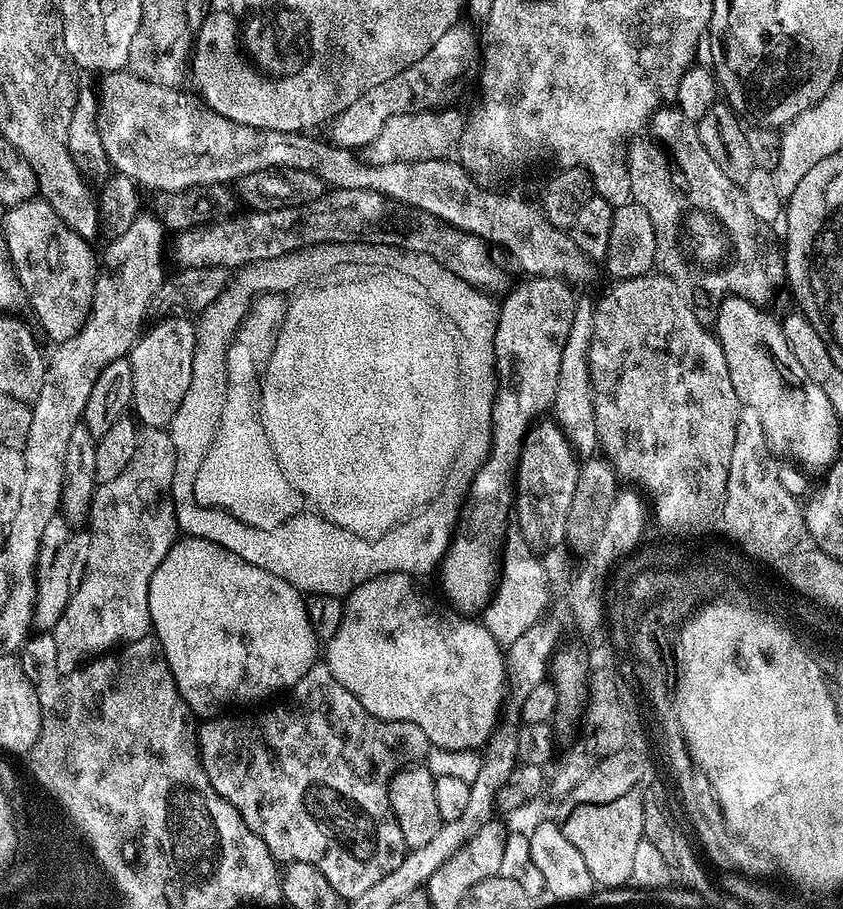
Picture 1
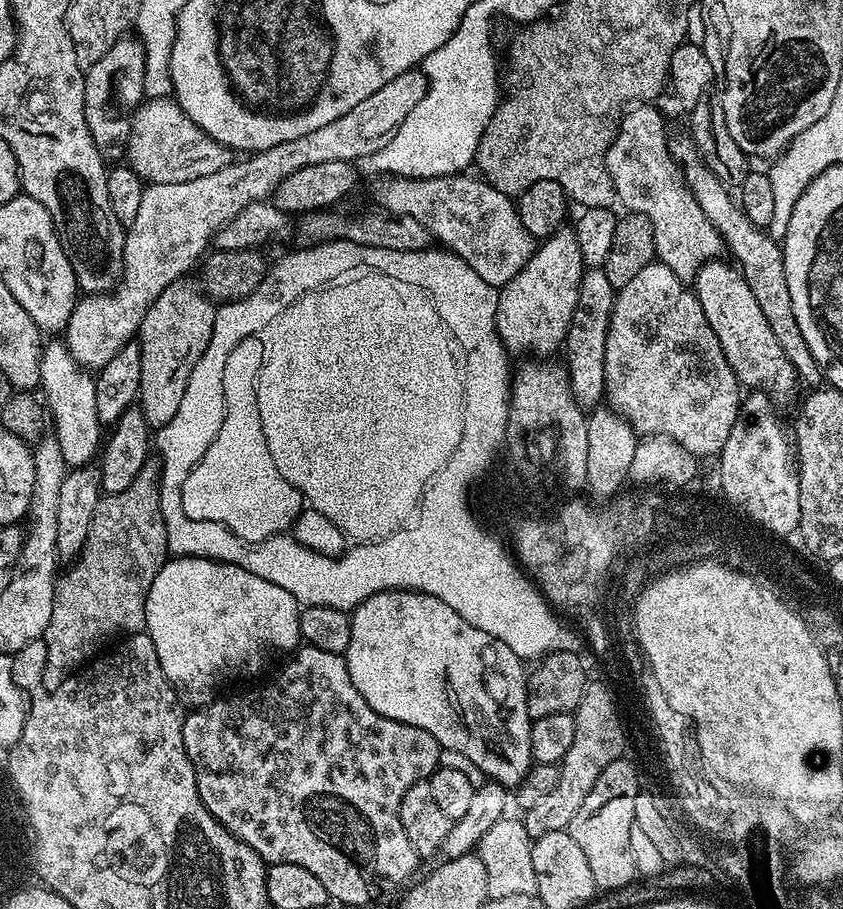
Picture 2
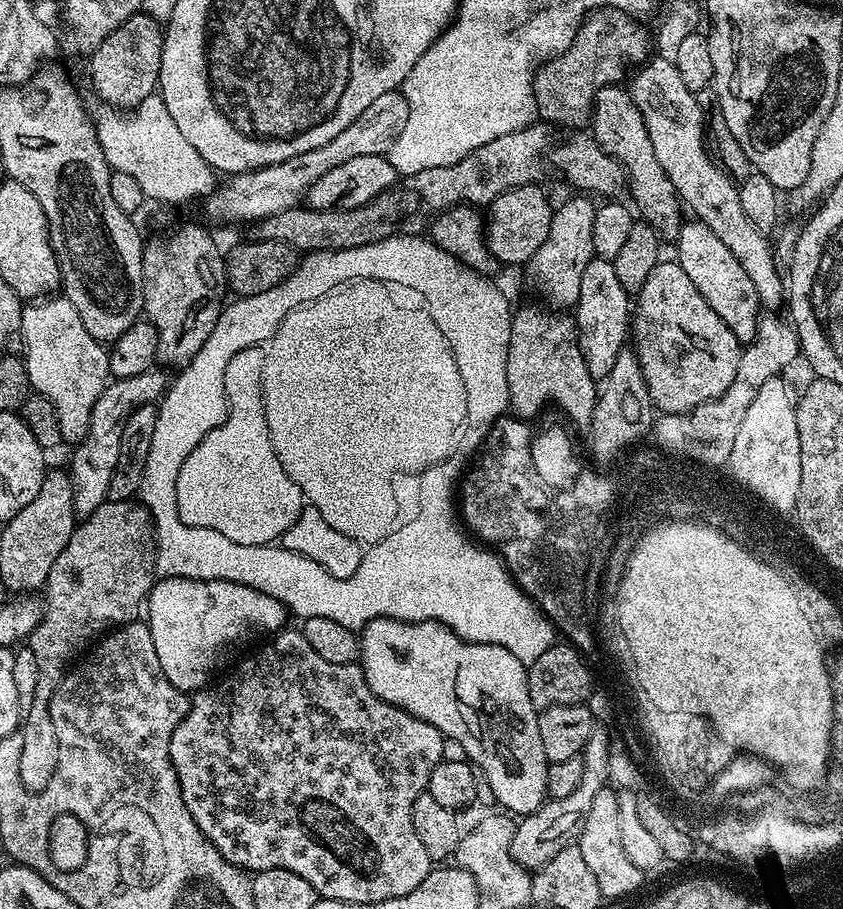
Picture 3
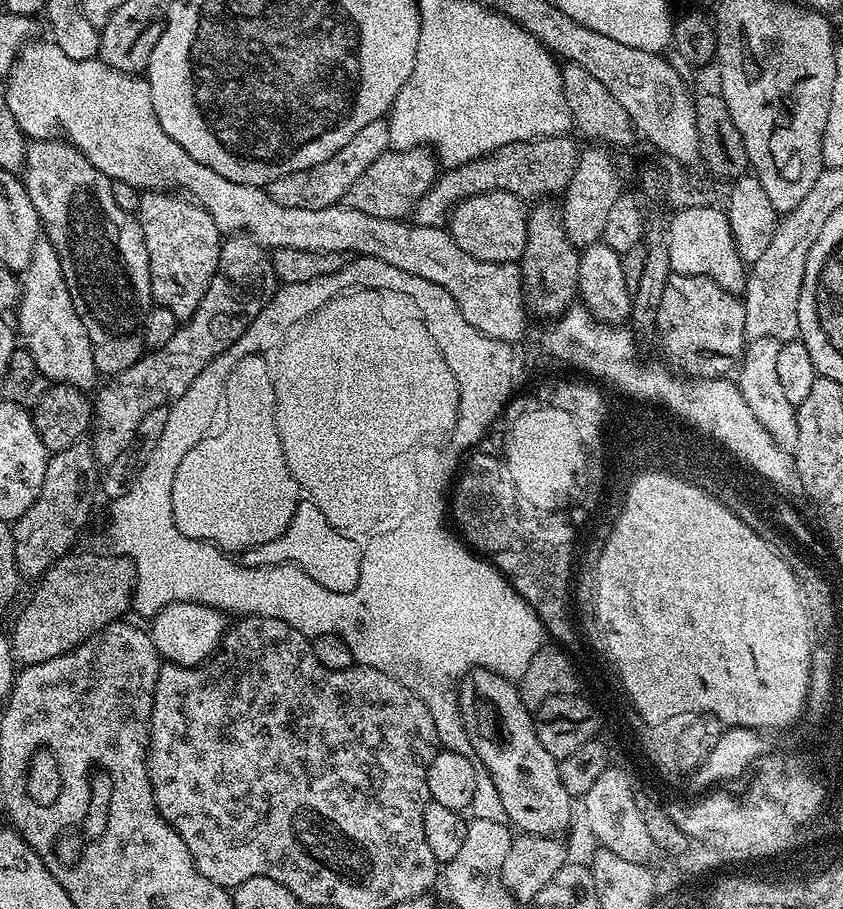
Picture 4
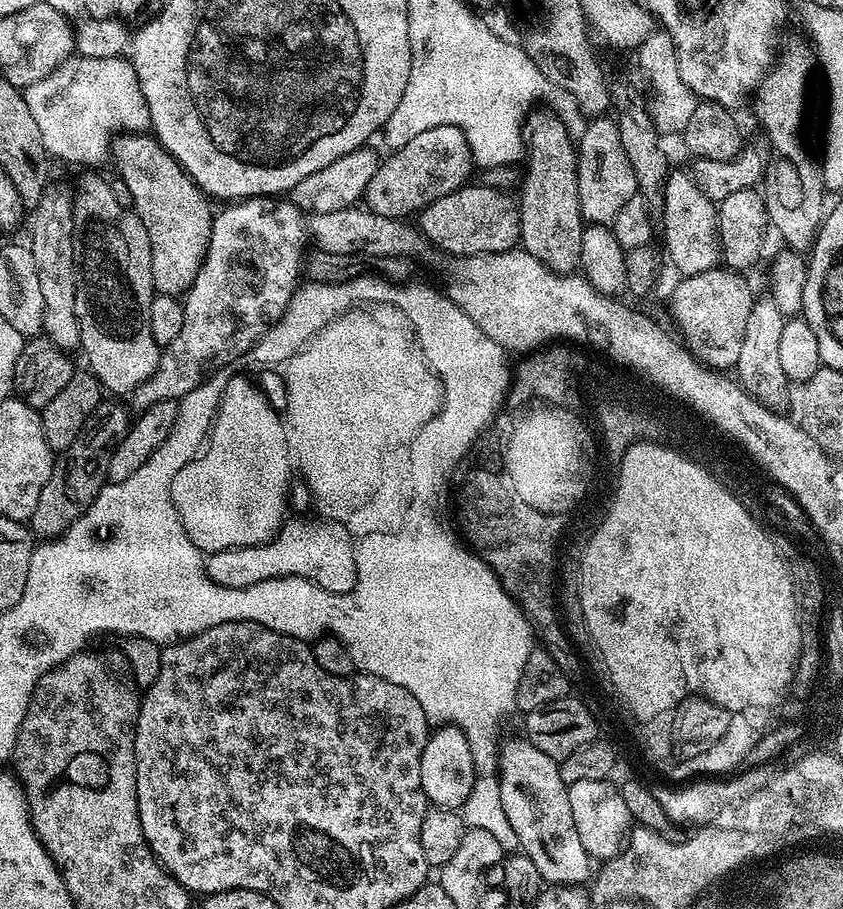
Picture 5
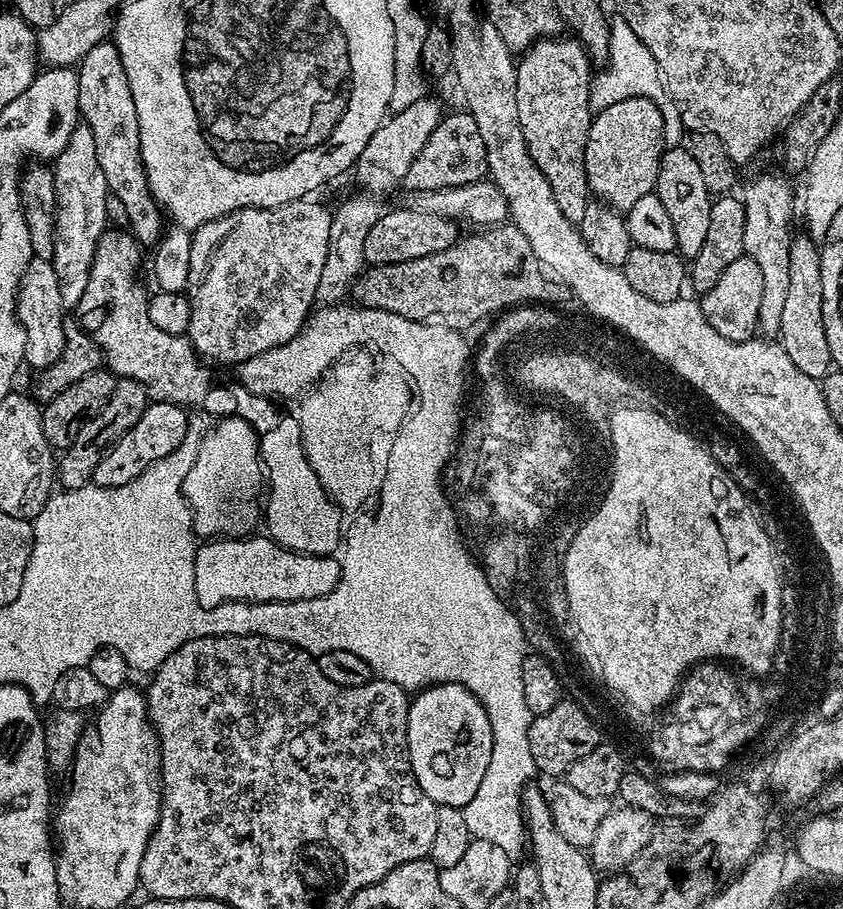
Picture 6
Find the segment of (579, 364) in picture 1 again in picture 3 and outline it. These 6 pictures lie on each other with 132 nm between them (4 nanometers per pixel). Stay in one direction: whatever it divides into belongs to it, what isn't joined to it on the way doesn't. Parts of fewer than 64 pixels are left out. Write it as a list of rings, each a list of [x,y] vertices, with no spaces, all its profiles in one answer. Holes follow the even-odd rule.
[[[593,258],[582,273],[582,290],[574,309],[576,341],[580,344],[582,358],[593,380],[603,381],[614,370],[618,354],[626,346],[630,336],[630,294],[618,282],[611,260]],[[625,339],[625,340],[624,340]]]

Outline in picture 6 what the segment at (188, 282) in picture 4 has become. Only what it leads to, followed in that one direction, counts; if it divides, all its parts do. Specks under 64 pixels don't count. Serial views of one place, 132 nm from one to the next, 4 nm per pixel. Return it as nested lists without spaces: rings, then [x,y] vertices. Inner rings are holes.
[[[107,39],[96,44],[90,54],[80,59],[76,77],[80,114],[83,123],[94,134],[98,166],[102,166],[109,193],[115,199],[117,196],[121,206],[128,211],[128,220],[132,223],[130,231],[141,245],[159,245],[166,228],[166,220],[162,215],[161,205],[148,185],[148,175],[140,157],[138,110],[134,106],[134,94],[130,94],[126,66],[122,66],[122,54],[116,49],[115,43]]]

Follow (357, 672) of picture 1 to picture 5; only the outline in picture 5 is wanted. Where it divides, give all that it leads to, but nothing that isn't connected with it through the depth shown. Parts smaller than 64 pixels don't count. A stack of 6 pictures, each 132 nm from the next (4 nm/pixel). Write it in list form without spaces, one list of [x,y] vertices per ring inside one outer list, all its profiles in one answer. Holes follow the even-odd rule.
[[[519,739],[503,749],[500,761],[502,810],[506,810],[510,826],[514,826],[514,834],[518,834],[519,851],[528,856],[530,862],[534,862],[534,866],[538,866],[541,881],[549,885],[583,885],[593,875],[594,864],[586,854],[586,846],[582,846],[582,842],[578,839],[578,830],[574,830],[574,814],[570,811],[568,785],[562,778],[559,763],[542,754],[542,750],[528,743],[527,739]]]

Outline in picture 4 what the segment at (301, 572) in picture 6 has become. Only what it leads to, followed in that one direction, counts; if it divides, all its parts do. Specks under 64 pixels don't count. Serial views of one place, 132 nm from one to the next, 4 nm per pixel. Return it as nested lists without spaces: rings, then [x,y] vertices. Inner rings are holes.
[[[304,498],[294,510],[294,518],[290,518],[290,526],[274,542],[266,542],[262,546],[254,546],[243,553],[243,563],[249,568],[270,566],[271,564],[292,564],[301,568],[318,586],[331,592],[349,592],[358,586],[360,567],[364,557],[362,549],[351,543],[343,534],[338,534],[330,522],[326,522],[326,514],[318,510],[311,500]]]

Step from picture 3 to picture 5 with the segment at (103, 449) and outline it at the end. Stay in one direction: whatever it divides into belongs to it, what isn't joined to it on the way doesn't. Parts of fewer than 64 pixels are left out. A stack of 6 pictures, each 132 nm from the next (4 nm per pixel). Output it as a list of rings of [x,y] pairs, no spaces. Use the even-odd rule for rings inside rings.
[[[253,196],[221,208],[224,209],[221,212],[219,209],[212,218],[210,244],[202,266],[183,297],[186,322],[182,322],[178,338],[174,338],[174,342],[167,344],[161,351],[156,372],[142,386],[136,388],[134,399],[137,409],[154,406],[154,402],[179,402],[186,394],[190,394],[190,390],[194,390],[194,386],[198,386],[218,370],[232,368],[235,360],[236,363],[243,361],[248,351],[260,343],[265,332],[280,321],[301,283],[302,273],[306,268],[304,247],[310,244],[310,228],[306,223],[305,213],[301,212],[297,204],[288,198]]]

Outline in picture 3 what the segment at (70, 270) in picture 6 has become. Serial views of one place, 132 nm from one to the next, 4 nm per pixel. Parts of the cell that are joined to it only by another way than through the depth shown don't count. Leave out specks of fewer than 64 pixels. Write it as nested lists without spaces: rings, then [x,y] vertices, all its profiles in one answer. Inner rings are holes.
[[[56,294],[51,298],[41,298],[29,303],[22,314],[22,359],[28,371],[28,382],[33,393],[44,396],[54,406],[58,414],[61,441],[69,440],[72,446],[80,443],[90,428],[91,411],[98,402],[99,396],[110,383],[108,370],[108,353],[101,344],[82,326],[82,318],[78,318],[78,310],[63,295]]]

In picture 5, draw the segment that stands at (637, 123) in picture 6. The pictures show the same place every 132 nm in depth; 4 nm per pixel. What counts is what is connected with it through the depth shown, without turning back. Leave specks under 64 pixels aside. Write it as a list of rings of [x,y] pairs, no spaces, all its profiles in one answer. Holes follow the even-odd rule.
[[[596,118],[589,123],[586,134],[582,134],[582,138],[578,141],[576,165],[578,166],[578,202],[582,202],[585,221],[588,224],[611,225],[612,220],[618,218],[618,210],[622,210],[622,206],[626,206],[626,202],[630,202],[630,198],[638,194],[634,166],[630,164],[630,158],[622,148],[622,134],[618,130],[615,119]]]

